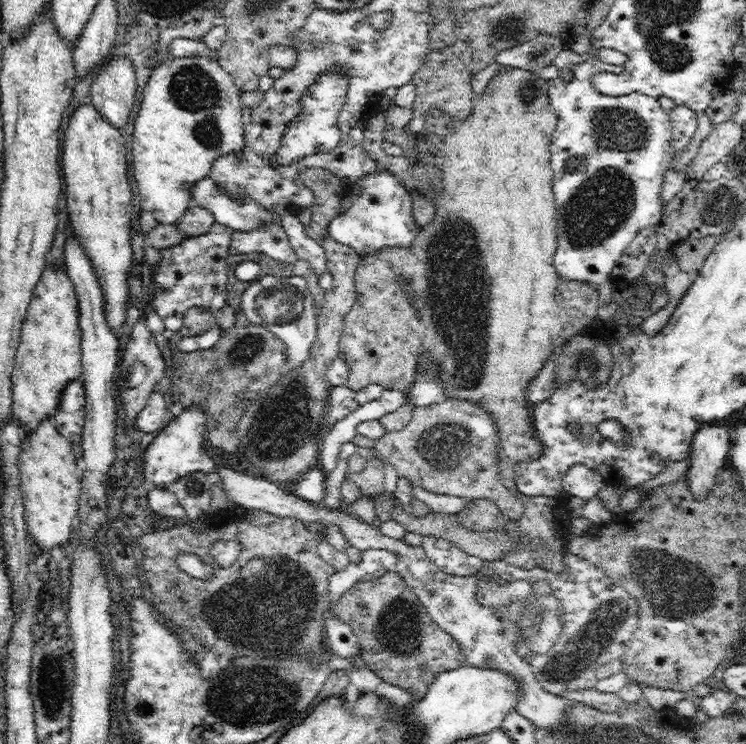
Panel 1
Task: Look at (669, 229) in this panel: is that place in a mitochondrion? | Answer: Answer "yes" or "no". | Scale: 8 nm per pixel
no

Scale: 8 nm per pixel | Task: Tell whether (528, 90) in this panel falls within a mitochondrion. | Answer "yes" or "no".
yes

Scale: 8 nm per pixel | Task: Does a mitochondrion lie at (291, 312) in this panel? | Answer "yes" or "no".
yes

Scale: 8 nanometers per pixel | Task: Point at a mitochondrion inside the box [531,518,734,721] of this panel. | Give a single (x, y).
(675, 588)

